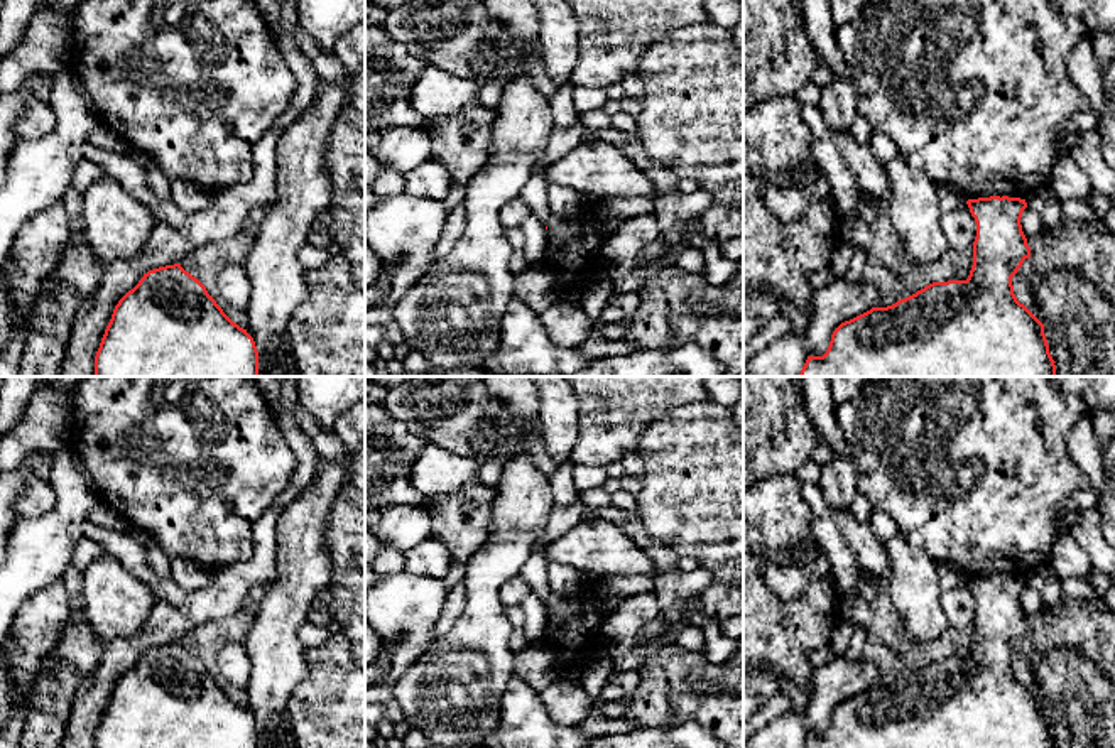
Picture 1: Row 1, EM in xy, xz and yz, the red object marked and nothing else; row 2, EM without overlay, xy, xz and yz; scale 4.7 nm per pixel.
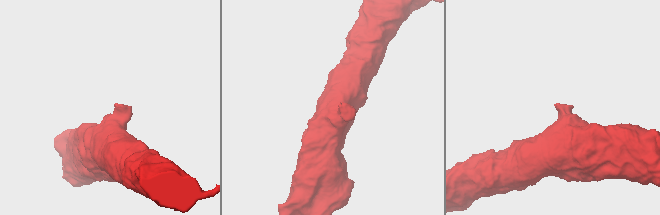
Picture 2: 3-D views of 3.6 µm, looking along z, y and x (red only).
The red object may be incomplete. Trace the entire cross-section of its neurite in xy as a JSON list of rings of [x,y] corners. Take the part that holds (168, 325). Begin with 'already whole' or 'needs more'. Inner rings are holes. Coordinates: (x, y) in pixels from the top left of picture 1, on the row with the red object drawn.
already whole | [[[181,263],[144,274],[115,306],[95,377],[258,377],[258,351]]]

